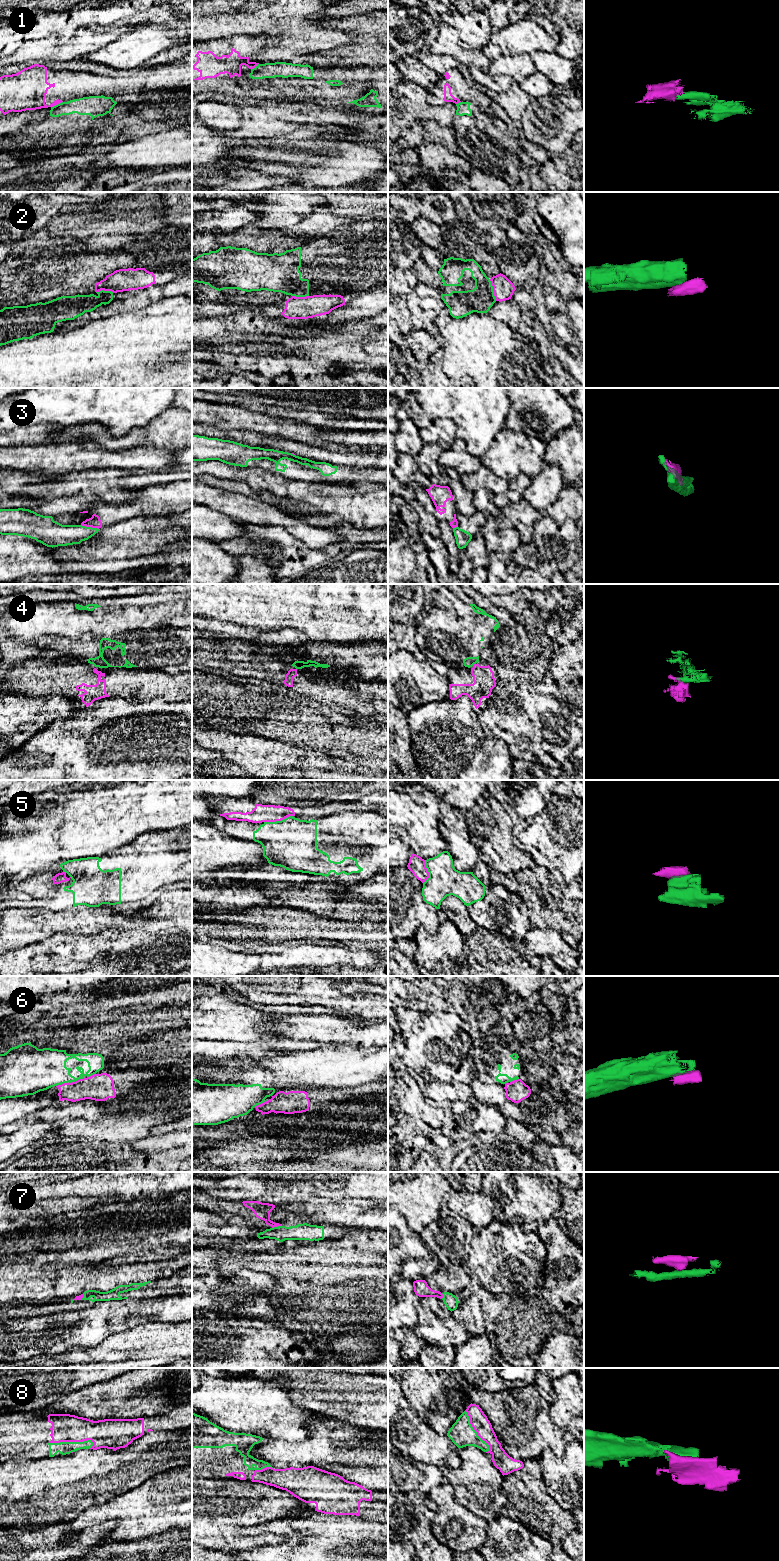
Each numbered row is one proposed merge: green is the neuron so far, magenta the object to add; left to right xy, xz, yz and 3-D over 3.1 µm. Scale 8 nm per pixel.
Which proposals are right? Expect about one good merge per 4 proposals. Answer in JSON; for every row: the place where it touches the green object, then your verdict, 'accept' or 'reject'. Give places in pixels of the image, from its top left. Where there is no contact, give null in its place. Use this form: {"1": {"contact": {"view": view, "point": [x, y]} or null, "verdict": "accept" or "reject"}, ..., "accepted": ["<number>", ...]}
{"1": {"contact": {"view": "xy", "point": [57, 104]}, "verdict": "reject"}, "2": {"contact": {"view": "yz", "point": [492, 290]}, "verdict": "reject"}, "3": {"contact": {"view": "xy", "point": [90, 527]}, "verdict": "reject"}, "4": {"contact": {"view": "yz", "point": [473, 664]}, "verdict": "reject"}, "5": {"contact": {"view": "xz", "point": [278, 821]}, "verdict": "reject"}, "6": {"contact": {"view": "xz", "point": [262, 1102]}, "verdict": "reject"}, "7": {"contact": {"view": "xz", "point": [276, 1227]}, "verdict": "accept"}, "8": {"contact": {"view": "xy", "point": [72, 1442]}, "verdict": "accept"}, "accepted": ["7", "8"]}

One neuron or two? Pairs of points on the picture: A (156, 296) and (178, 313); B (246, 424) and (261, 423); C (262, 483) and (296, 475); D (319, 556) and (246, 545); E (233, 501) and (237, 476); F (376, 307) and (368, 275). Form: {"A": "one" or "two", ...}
{"A": "two", "B": "one", "C": "two", "D": "one", "E": "two", "F": "two"}

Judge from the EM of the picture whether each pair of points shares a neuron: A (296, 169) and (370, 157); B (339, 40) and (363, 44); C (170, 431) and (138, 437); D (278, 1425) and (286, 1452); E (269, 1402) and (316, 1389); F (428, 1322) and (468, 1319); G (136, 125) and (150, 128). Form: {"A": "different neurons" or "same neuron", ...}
{"A": "same neuron", "B": "different neurons", "C": "same neuron", "D": "different neurons", "E": "different neurons", "F": "different neurons", "G": "same neuron"}

